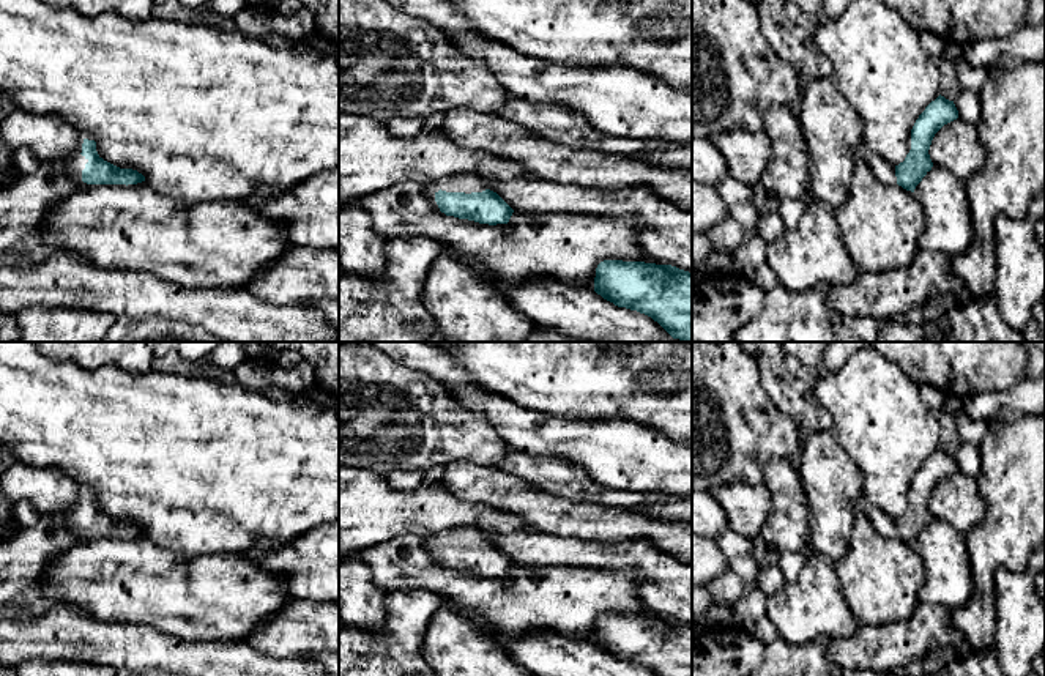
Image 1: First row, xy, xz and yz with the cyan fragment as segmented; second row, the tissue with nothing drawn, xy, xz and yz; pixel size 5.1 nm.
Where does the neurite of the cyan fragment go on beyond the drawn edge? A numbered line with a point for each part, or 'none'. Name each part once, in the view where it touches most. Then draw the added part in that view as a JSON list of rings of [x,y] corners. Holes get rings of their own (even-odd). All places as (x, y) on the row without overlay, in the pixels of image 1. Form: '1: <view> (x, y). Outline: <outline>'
1: xz (465, 536). Outline: [[[460,528],[454,531],[446,531],[440,537],[440,542],[446,545],[471,547],[471,545],[482,545],[489,542],[489,537],[476,528]]]

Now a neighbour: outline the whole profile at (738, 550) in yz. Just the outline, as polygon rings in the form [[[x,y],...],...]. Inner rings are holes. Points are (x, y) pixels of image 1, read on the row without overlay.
[[[727,528],[716,537],[730,569],[742,580],[742,594],[733,608],[733,624],[753,633],[757,622],[766,616],[766,596],[757,586],[761,566],[755,559],[753,544],[746,536]]]

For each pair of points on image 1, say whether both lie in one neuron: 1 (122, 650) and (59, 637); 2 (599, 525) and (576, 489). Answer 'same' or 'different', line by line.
1: same
2: different

